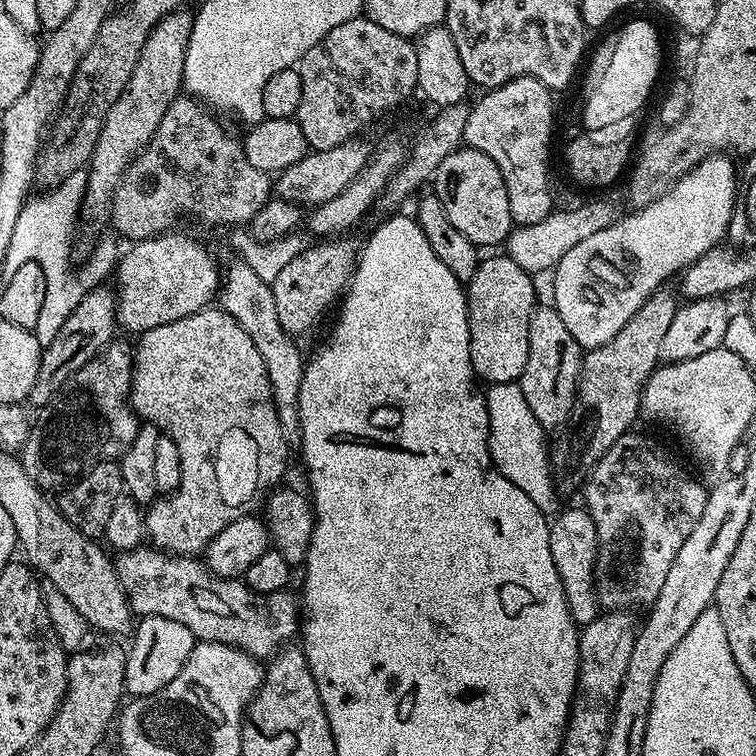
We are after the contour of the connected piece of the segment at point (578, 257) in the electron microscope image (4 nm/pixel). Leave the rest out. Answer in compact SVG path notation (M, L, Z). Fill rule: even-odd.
M727 155L707 156L698 166L689 170L662 198L650 202L650 206L629 211L629 216L621 215L606 230L590 234L586 242L578 242L571 250L566 250L556 263L552 280L551 303L562 314L562 322L570 329L570 334L580 344L581 349L597 348L646 303L655 292L661 291L672 275L683 273L689 264L702 258L711 248L717 247L727 237L728 227L732 221L732 212L736 209L738 195L738 168Z

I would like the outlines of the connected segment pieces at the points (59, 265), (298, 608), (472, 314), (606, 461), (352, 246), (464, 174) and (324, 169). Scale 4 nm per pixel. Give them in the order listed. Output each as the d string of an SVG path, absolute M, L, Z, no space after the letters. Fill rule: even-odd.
M87 171L70 174L55 188L40 194L44 196L29 199L18 214L18 222L14 222L14 238L10 238L10 250L6 250L3 267L11 270L22 266L22 262L38 262L42 274L46 274L46 298L34 329L41 346L54 342L58 330L62 330L66 318L70 318L78 302L82 302L86 291L86 285L72 273L71 256L72 231L78 228L87 185Z
M139 546L119 553L114 560L116 573L128 595L128 604L137 617L157 616L182 622L197 641L213 640L243 648L251 656L271 658L297 639L302 624L302 604L292 590L283 592L255 592L243 579L227 580L212 573L207 564L191 556L178 556L155 546Z
M507 254L481 259L474 278L467 281L470 362L485 385L514 384L526 370L530 318L538 307L533 273L522 270Z
M629 434L618 438L618 442L614 442L594 465L586 477L583 492L583 503L598 530L596 593L601 609L647 609L658 598L666 574L670 574L670 566L674 566L674 558L678 558L678 550L682 550L682 544L690 538L690 530L694 530L698 518L702 518L702 510L706 510L709 489L705 481L695 480L658 441Z
M324 238L313 248L292 256L276 272L276 277L271 277L274 306L278 309L278 322L282 322L282 330L286 330L294 338L300 338L303 332L308 332L320 320L320 315L341 299L342 293L352 283L352 274L356 271L358 259L358 244L348 240L352 238Z
M461 146L451 152L438 166L434 177L435 195L439 196L442 206L446 206L446 214L450 222L470 238L477 246L483 244L500 244L507 241L508 233L514 225L510 214L510 198L506 198L506 182L502 182L502 174L486 154L478 150Z
M364 138L347 140L330 150L309 151L308 155L294 162L294 166L290 166L275 177L275 195L279 199L293 200L304 206L330 202L334 194L342 194L342 190L346 190L346 186L350 186L350 182L358 178L358 174L368 164L373 151L373 145L368 145Z

